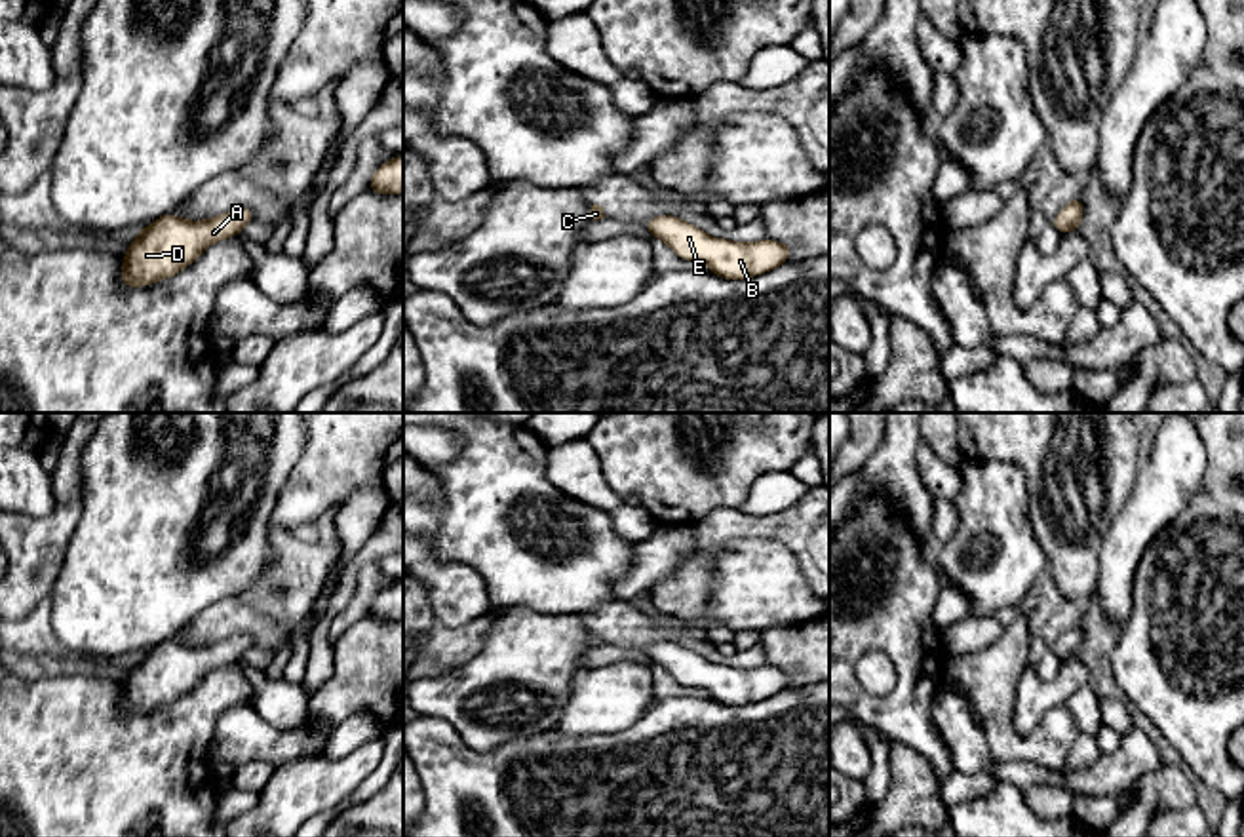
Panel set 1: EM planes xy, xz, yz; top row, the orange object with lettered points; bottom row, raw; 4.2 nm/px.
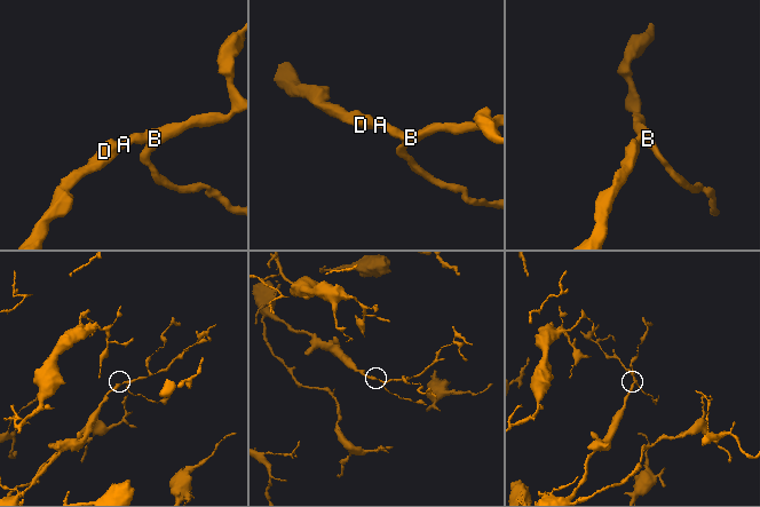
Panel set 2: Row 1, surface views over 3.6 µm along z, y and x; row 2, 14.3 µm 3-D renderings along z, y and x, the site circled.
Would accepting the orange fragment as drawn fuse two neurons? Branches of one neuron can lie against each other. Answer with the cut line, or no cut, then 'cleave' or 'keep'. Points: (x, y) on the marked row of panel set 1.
cut none; keep

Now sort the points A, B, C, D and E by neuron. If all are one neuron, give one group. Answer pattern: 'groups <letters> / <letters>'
groups A B C D E

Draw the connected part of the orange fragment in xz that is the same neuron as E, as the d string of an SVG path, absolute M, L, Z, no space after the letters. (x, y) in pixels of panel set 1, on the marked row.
M671 215L652 217L645 226L681 259L704 263L709 272L725 280L744 280L774 270L787 261L791 251L789 243L767 238L753 243L717 240Z

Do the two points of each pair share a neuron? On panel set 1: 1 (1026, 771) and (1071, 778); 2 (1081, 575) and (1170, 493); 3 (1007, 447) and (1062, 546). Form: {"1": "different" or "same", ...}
{"1": "same", "2": "different", "3": "same"}

